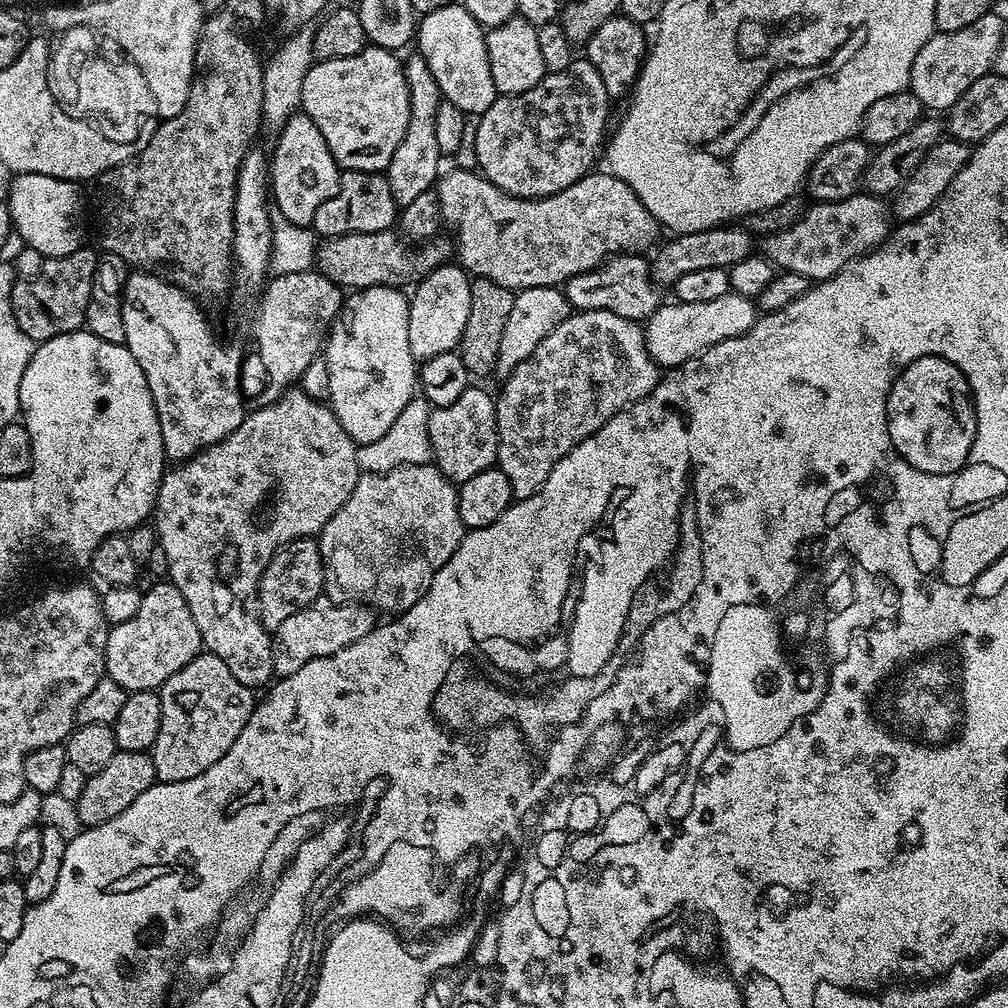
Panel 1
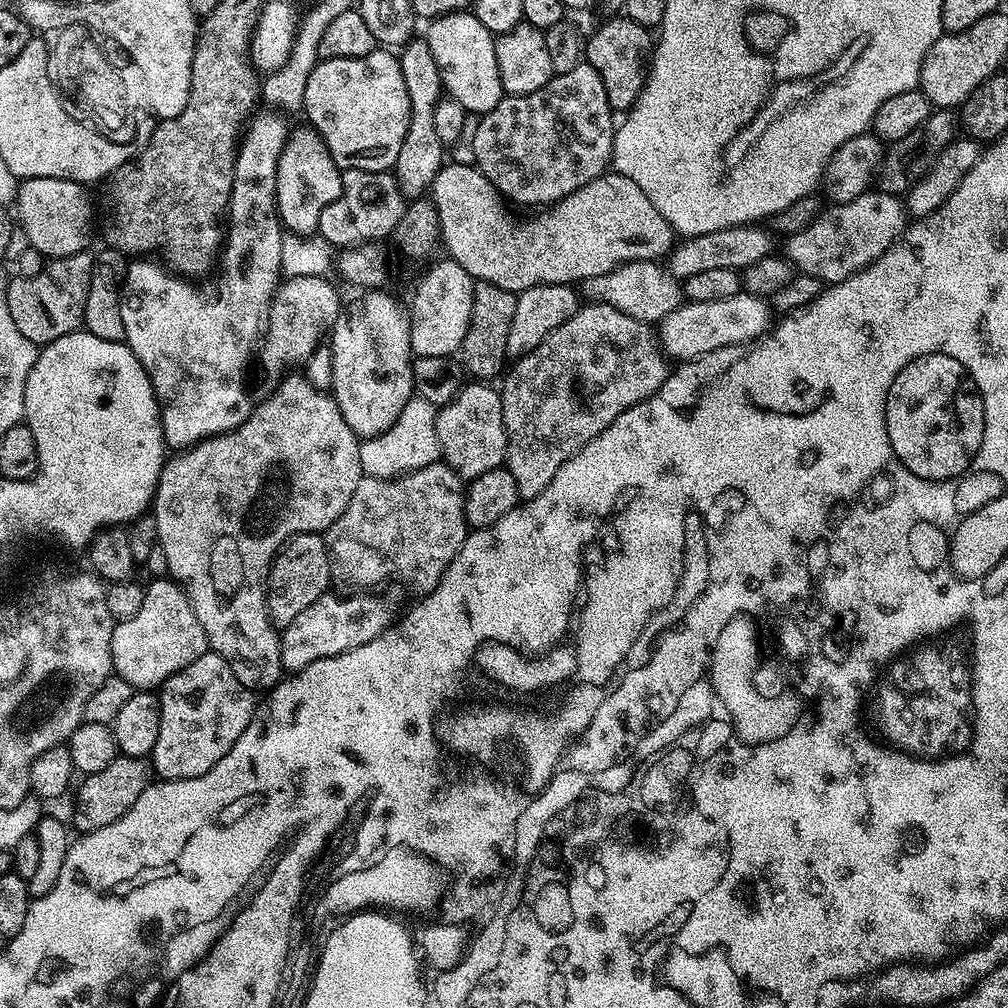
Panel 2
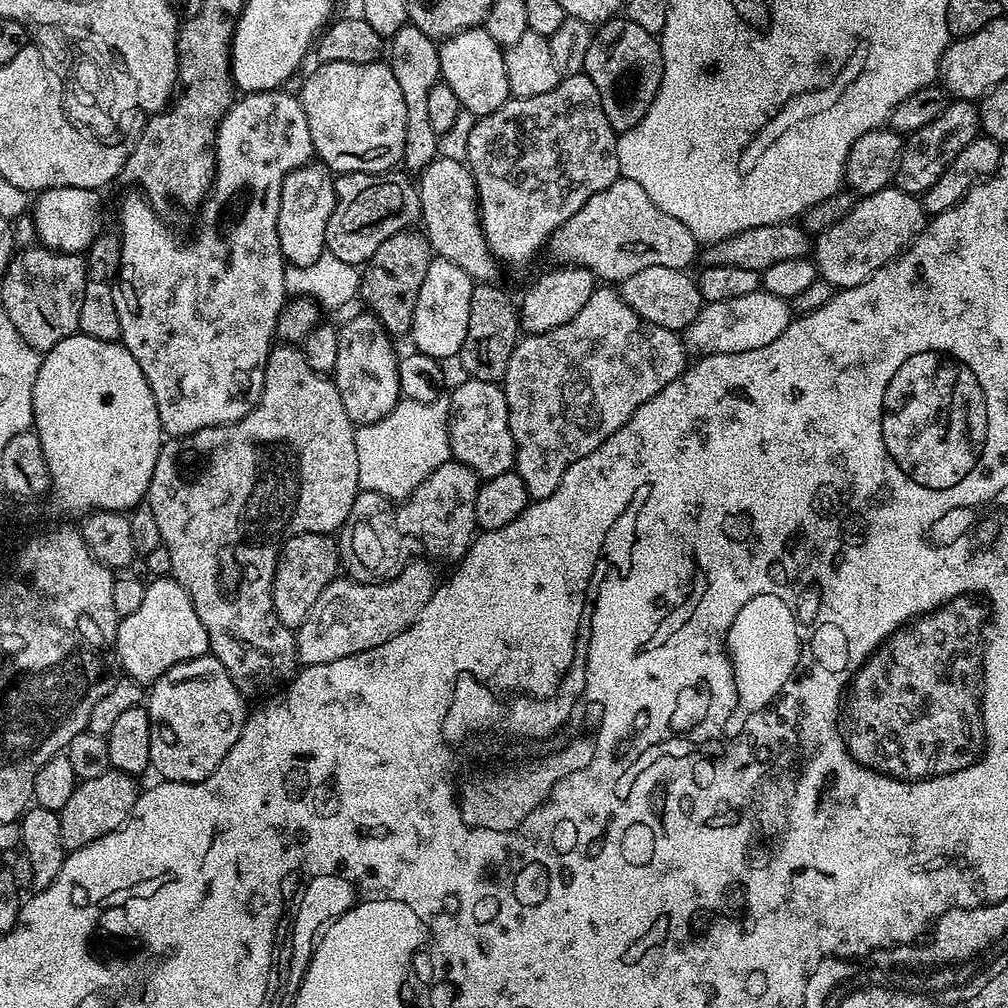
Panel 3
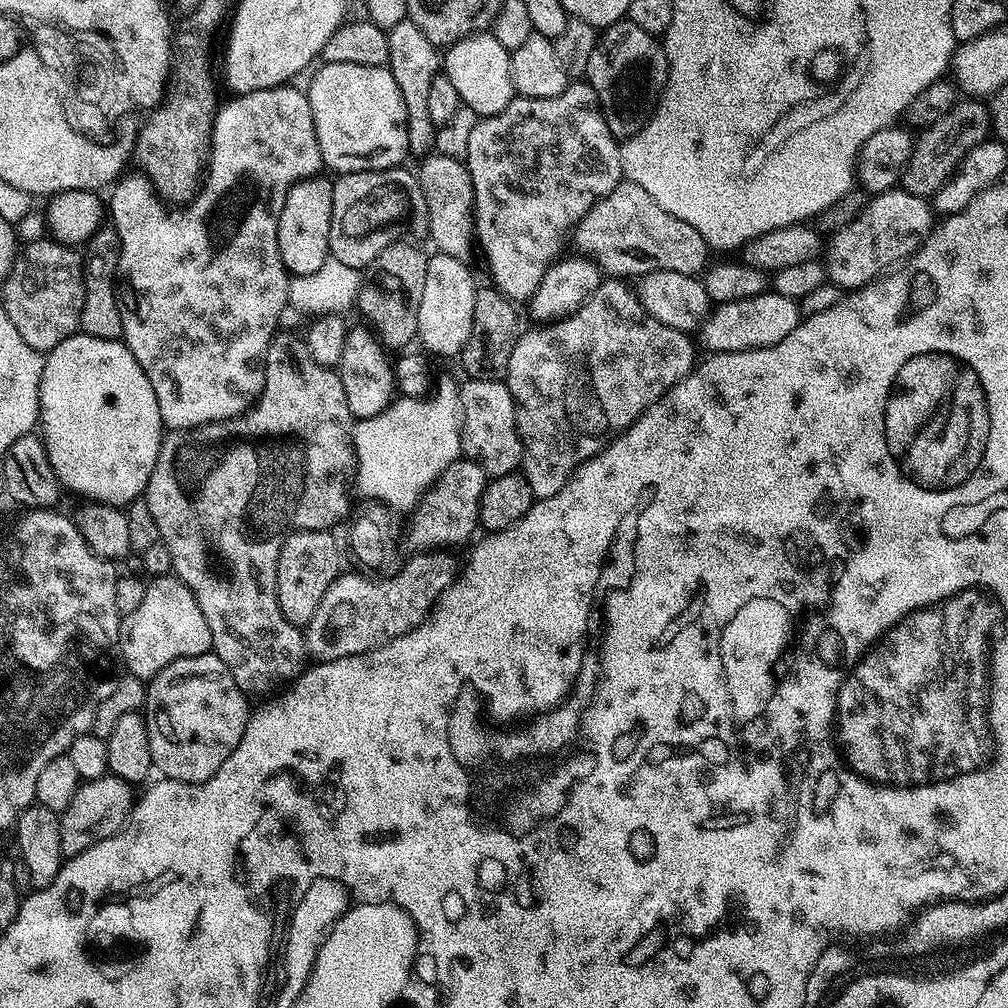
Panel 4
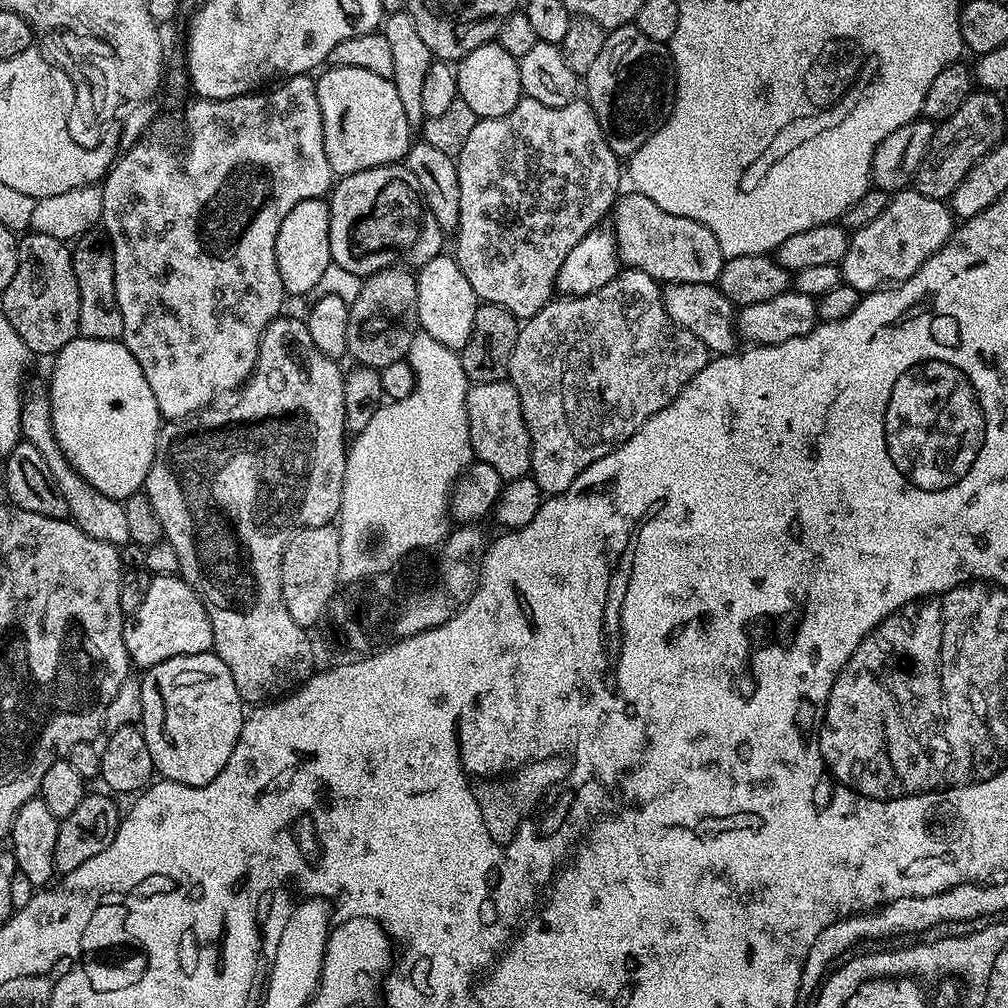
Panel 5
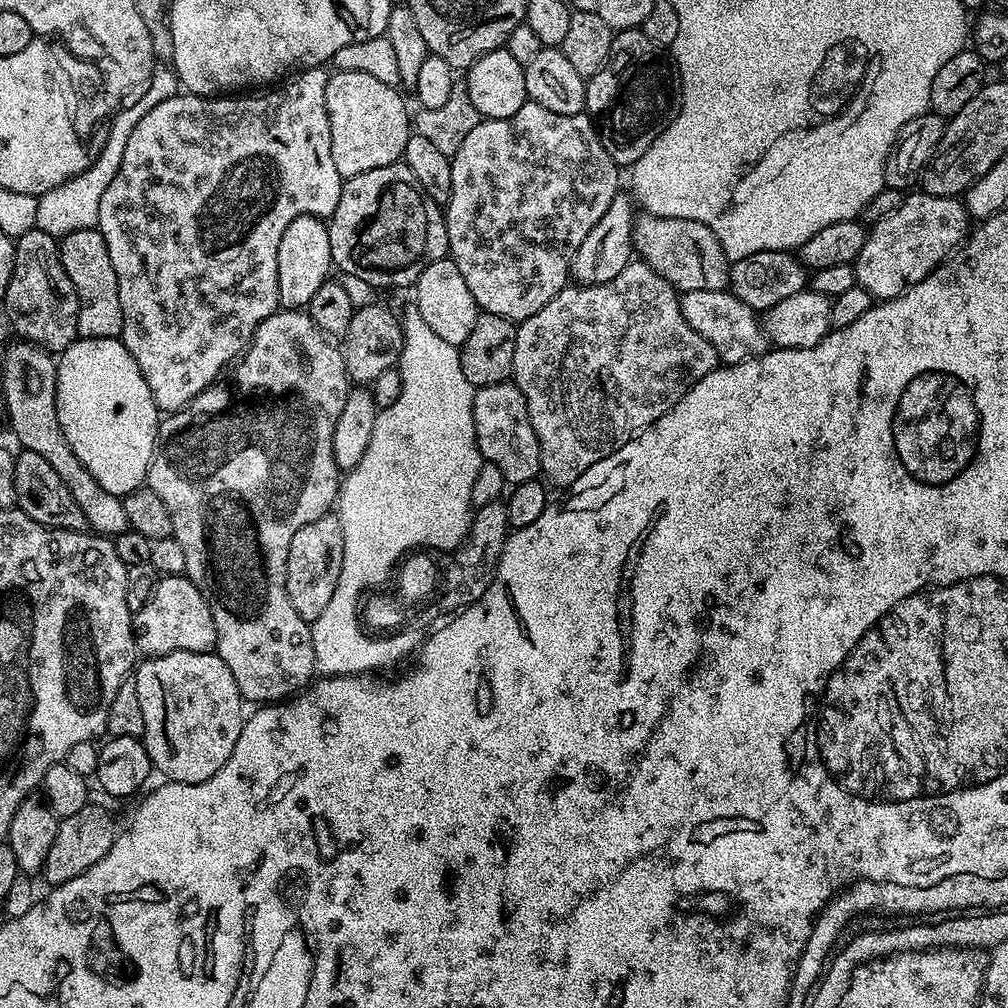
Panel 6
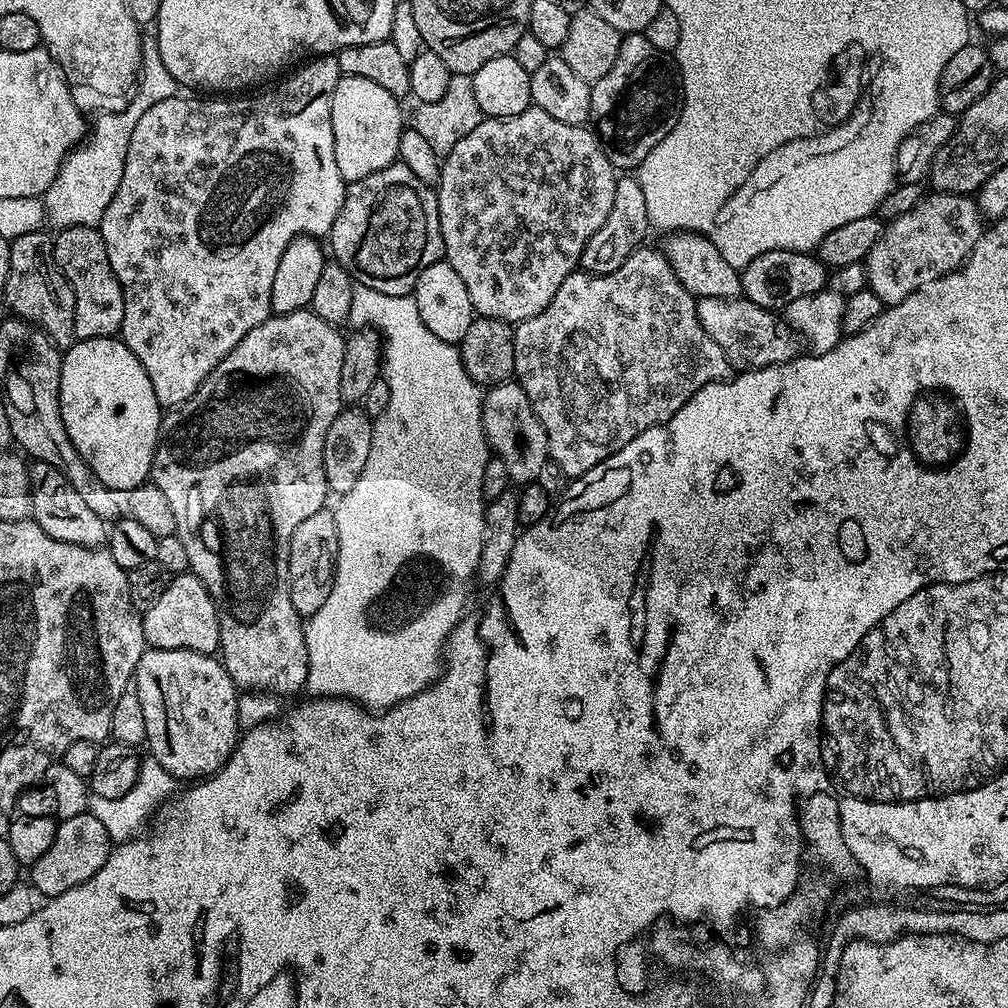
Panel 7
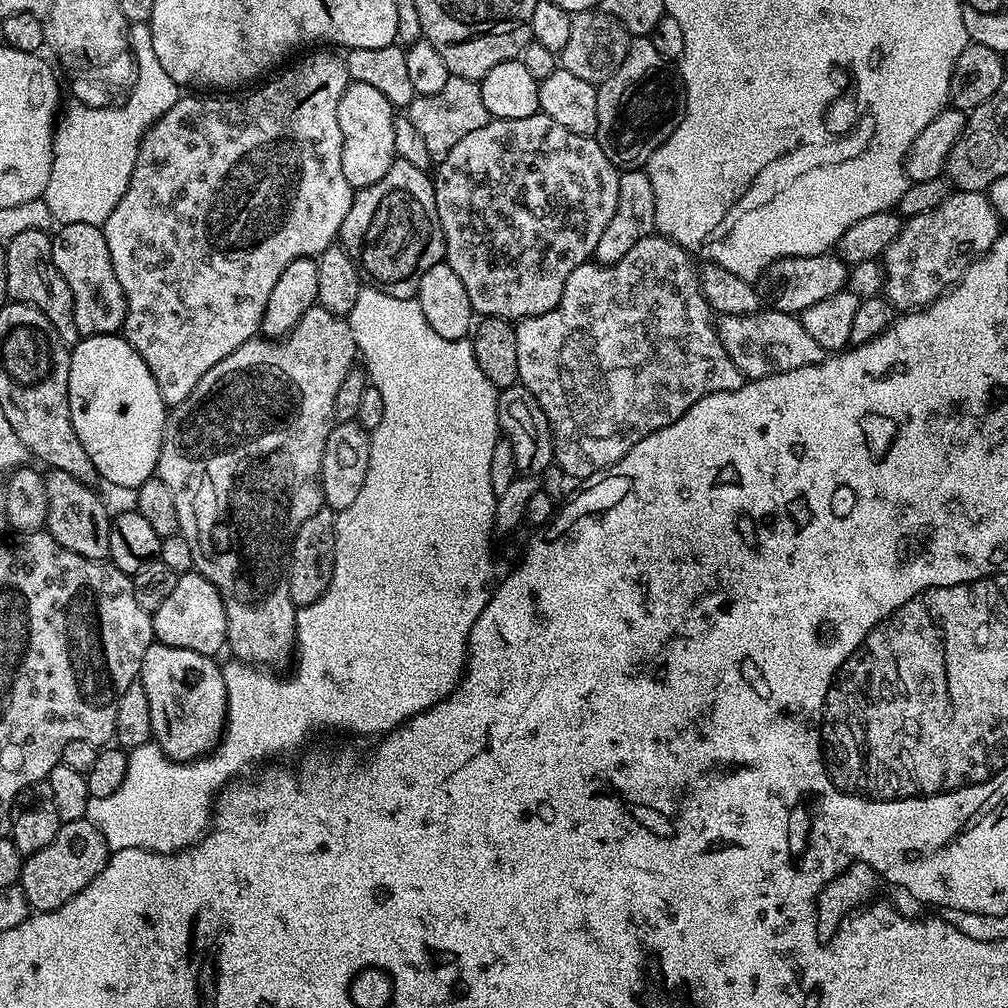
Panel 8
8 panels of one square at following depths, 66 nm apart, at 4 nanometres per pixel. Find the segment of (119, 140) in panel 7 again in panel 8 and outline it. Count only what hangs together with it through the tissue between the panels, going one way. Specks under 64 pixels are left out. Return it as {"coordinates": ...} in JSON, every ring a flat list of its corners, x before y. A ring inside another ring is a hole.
{"coordinates":[[133,24,130,28,130,47,136,58,136,78,132,86,131,92,128,93,126,99,110,108,89,108,87,104,72,102,68,108,68,113,59,117,58,123,54,128,52,138,52,165,50,166,50,182,46,182,46,190,43,199,46,206,50,206,50,214,53,221,60,224,73,224,74,222,86,222,87,224,95,224,102,226,106,222,106,218,110,218,110,210,114,210,114,206,118,206,118,202,122,198,122,194,126,194,126,190,130,186,130,178,134,174,134,166,138,158,138,150,140,144,144,141,144,135,148,133,154,121,160,117,166,110,170,110,170,106,174,106,174,102,178,102,182,95,181,85,174,82,174,78,170,78,170,74,166,74,166,70,162,70,162,62,158,62,158,54,154,54,154,38,152,30,148,24]]}

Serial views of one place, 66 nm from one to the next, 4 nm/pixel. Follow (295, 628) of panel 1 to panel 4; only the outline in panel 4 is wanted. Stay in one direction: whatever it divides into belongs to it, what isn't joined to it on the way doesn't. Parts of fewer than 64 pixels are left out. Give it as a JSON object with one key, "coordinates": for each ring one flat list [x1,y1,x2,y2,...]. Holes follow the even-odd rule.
{"coordinates":[[424,550,420,556,412,556,404,565,397,567,396,579,387,583,368,583,354,577,354,571,341,571,340,576,322,594,322,602,318,602,318,610,314,610,314,618,303,629,304,642,309,653,316,655,317,661,337,660,354,654,369,652,388,644,394,638,412,632,431,617,434,609,439,605,440,596,458,580,458,564,448,550]]}

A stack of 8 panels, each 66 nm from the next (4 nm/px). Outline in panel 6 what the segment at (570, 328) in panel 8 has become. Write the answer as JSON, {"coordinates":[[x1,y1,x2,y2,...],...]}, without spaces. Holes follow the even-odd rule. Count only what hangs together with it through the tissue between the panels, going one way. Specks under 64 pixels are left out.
{"coordinates":[[633,262,626,266,626,270,622,270,622,274,618,274,618,278,610,278,610,282,582,284,562,289,554,298,550,298,550,302,546,302,546,306,542,306,542,310,538,310,538,314,519,321,514,342,514,366,511,379,526,398,530,426,534,426,534,434,538,438,540,470,543,479,549,485,557,484,558,487,564,488,563,490,571,489,573,482,582,474,586,474,586,470,590,470,594,462,602,462,602,458,614,454,614,450,626,446,626,442,630,442,642,430,658,422,658,418,662,418,666,410,670,410,683,398,686,390,690,390,690,386,706,378,706,374,710,374,718,367,714,346,706,342,706,338,702,338,702,334,698,334,698,330,694,330,690,322,686,322,680,309,680,297,681,293,677,292,672,284,666,282,666,278,662,278,662,274,654,271,649,264]]}

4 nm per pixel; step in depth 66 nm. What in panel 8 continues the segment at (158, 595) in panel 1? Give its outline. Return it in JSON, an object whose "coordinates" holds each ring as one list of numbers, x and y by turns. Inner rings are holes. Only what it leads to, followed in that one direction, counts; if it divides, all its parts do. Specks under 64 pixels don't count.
{"coordinates":[[193,570,177,575,174,590,170,590,170,598,166,598,166,602,162,602,162,606,158,606,158,610,151,613,151,618,152,634,159,643,171,648,194,650,198,654,211,657,215,657,216,652,225,651,228,643,228,622,224,603,220,591,200,572]]}

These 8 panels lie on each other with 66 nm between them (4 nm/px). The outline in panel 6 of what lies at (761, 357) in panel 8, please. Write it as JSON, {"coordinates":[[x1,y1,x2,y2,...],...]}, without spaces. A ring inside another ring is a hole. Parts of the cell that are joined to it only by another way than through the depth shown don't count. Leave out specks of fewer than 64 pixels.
{"coordinates":[[690,290,681,295,680,309,686,318,686,322,690,322,690,326,694,326,694,330,698,330,698,334,702,334,702,338,706,338,706,342,710,342,714,346,717,361,724,364,740,364,743,360,752,360,755,356,762,356,769,351,770,341,764,332,761,317,753,308,743,304,731,290,723,292,718,290]]}

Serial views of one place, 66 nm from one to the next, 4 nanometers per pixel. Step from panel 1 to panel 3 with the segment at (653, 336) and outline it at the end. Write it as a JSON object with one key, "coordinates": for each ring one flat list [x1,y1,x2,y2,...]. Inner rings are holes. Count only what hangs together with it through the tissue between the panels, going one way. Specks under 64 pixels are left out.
{"coordinates":[[763,290,754,294,742,294,742,298,730,298,726,302,705,304,688,328,683,329,682,339,685,349,693,352,693,357,714,354,738,354,746,350,758,350,770,346,782,330,794,319,789,301,774,298,774,294]]}

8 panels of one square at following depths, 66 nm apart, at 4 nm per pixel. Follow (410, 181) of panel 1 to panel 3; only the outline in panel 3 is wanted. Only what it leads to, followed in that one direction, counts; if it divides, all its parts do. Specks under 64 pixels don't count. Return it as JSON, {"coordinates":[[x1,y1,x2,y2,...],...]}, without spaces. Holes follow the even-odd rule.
{"coordinates":[[407,24,390,38,388,65,394,70,394,76,406,101,406,146,402,164,409,173,419,174,438,156,440,138,436,135,434,126,431,125,430,113,427,111,427,99,430,90,441,77,439,47,432,37,422,33,422,30,418,30,417,27]]}

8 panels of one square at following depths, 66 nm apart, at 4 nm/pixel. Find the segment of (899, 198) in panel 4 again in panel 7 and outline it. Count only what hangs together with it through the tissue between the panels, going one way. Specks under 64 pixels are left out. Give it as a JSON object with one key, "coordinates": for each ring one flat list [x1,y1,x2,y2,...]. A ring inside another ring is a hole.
{"coordinates":[[953,192,925,195,924,199,918,202,918,206,914,206,914,210,902,214,902,218,887,221,883,234,878,238,878,242,874,242,874,250,870,250,870,254,862,262,868,274,868,287,874,290,874,294,878,294,878,298,882,298,885,306,902,302,911,292,930,286,930,282,959,268,972,253,972,248,981,235,982,217,971,195,959,196]]}

